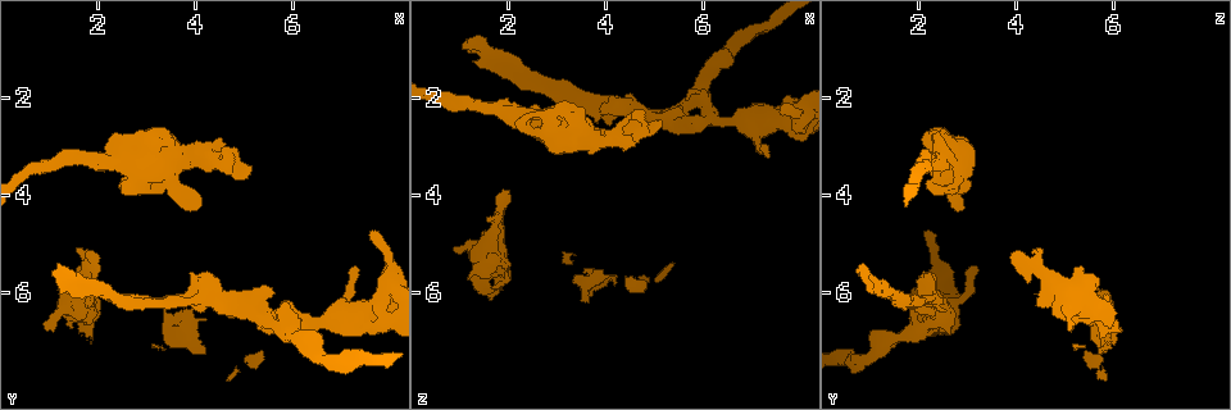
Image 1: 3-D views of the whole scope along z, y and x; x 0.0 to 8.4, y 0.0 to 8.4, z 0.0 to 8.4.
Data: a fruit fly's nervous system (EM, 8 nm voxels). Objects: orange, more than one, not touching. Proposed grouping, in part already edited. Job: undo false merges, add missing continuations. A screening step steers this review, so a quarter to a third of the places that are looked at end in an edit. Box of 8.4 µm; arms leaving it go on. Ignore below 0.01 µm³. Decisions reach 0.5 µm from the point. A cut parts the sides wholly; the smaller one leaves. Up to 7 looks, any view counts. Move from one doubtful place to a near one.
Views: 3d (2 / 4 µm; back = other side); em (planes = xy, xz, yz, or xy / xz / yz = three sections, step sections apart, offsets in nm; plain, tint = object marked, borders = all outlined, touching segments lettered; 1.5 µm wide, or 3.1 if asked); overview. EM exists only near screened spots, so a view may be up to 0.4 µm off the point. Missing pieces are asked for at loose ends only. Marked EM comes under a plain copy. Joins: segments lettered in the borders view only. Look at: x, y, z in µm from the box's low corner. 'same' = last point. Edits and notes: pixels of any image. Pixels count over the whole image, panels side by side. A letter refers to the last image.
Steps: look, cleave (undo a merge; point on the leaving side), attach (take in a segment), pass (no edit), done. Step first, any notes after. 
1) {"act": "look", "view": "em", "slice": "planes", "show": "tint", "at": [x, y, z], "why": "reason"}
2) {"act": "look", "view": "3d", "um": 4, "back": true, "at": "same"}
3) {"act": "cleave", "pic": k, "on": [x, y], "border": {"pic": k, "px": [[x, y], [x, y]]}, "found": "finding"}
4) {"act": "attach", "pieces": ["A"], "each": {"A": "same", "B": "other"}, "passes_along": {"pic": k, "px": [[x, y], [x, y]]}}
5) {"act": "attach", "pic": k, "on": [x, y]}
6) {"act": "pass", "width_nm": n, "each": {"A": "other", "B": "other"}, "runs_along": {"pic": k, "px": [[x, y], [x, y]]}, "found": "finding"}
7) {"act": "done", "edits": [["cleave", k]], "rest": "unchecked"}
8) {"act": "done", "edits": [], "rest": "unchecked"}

{"act": "look", "view": "em", "slice": "planes", "show": "tint", "at": [2.05, 5.20, 3.95], "why": "thin end"}

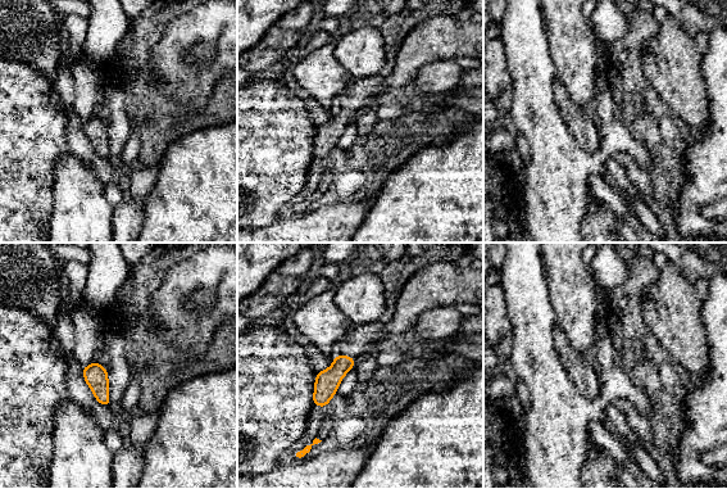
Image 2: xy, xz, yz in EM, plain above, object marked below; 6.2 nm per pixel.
{"act": "look", "view": "em", "slice": "planes", "show": "borders", "at": "same", "why": "see the neighbours"}

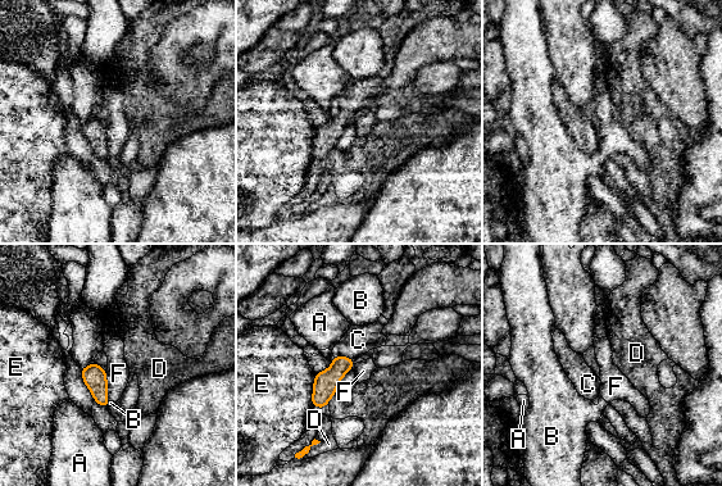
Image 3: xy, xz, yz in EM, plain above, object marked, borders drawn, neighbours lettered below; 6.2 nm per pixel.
{"act": "attach", "pic": 3, "on": [358, 340], "each": {"A": "other", "B": "other", "C": "same", "D": "other", "E": "other", "F": "other"}, "passes_along": {"pic": 3, "px": [[326, 382], [343, 357], [358, 340]]}, "found": "it goes on there"}

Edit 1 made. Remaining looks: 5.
{"act": "look", "view": "em", "slice": "planes", "show": "borders", "at": [3.90, 5.65, 2.30], "why": "branch stops here"}

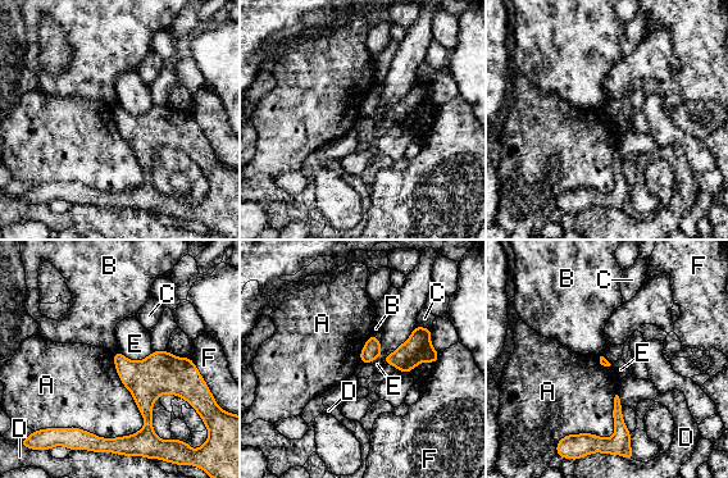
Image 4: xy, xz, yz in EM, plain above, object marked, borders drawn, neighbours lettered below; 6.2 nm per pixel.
{"act": "pass", "each": {"A": "other", "B": "other", "C": "other", "D": "other", "E": "other", "F": "other"}, "border": {"pic": 4, "px": [[415, 324], [385, 363]]}, "found": "no lettered segment goes on from it"}

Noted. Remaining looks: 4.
{"act": "look", "view": "em", "slice": "xz", "step": 4, "show": "borders", "at": [7.30, 5.50, 3.15], "why": "tapers out"}

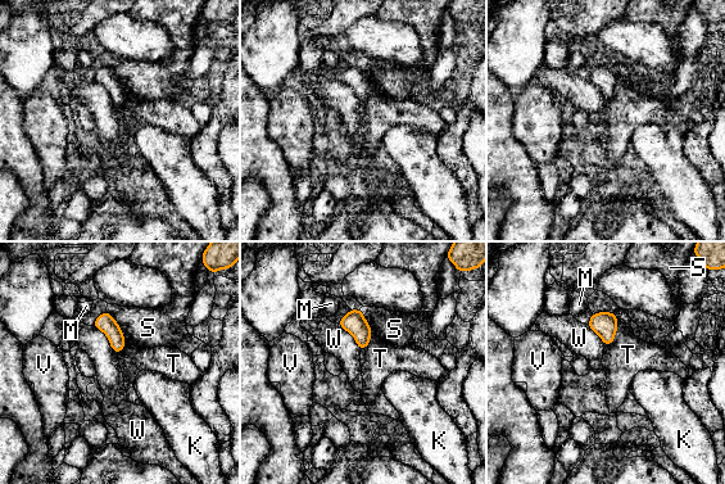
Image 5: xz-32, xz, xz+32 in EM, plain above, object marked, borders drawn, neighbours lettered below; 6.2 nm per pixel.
{"act": "pass", "longest_contact_nm": ["W", 240], "each": {"K": "other", "M": "other", "S": "other", "T": "other", "V": "other", "W": "other"}, "border": {"pic": 5, "px": [[107, 310], [126, 340]]}, "found": "none of them fits"}

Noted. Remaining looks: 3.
{"act": "done", "edits": [["attach", 3]], "rest": "unchecked"}

